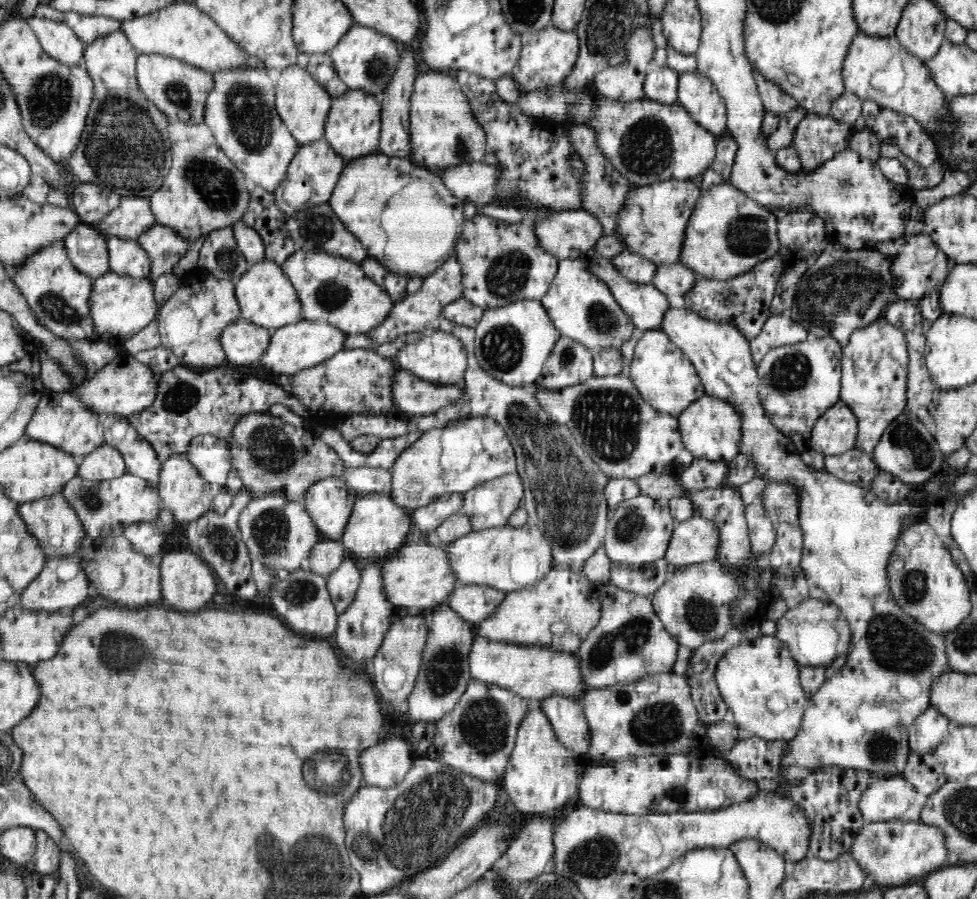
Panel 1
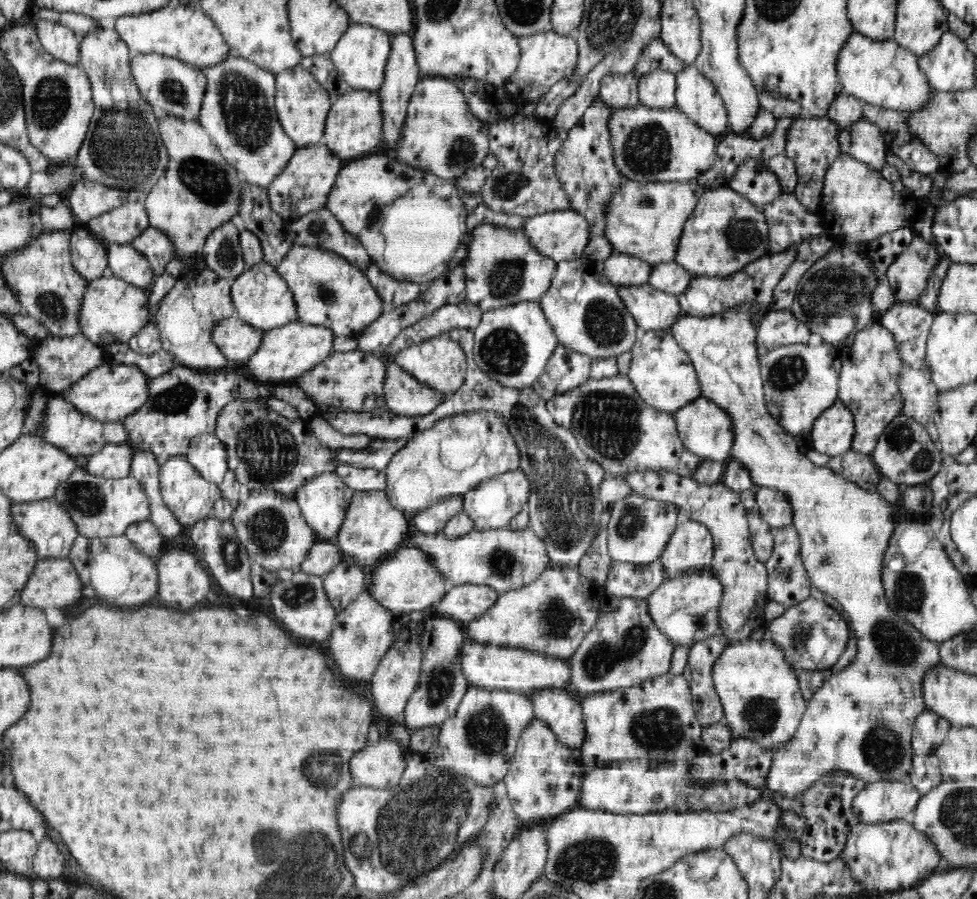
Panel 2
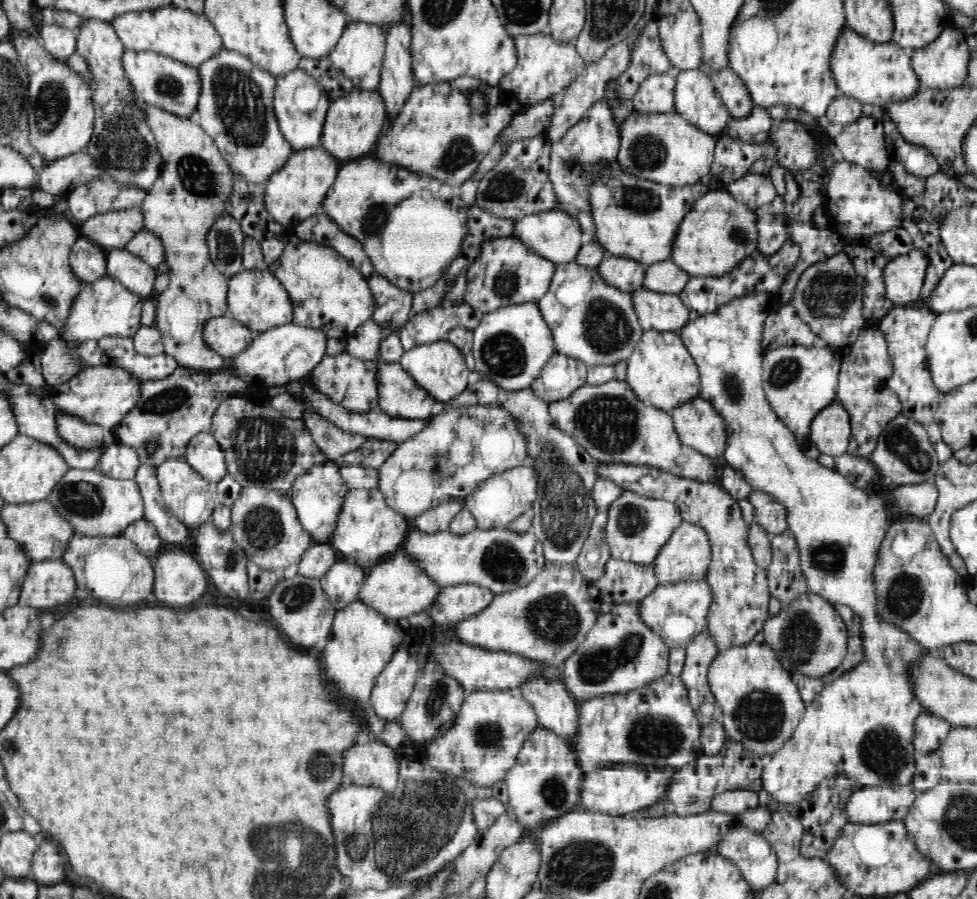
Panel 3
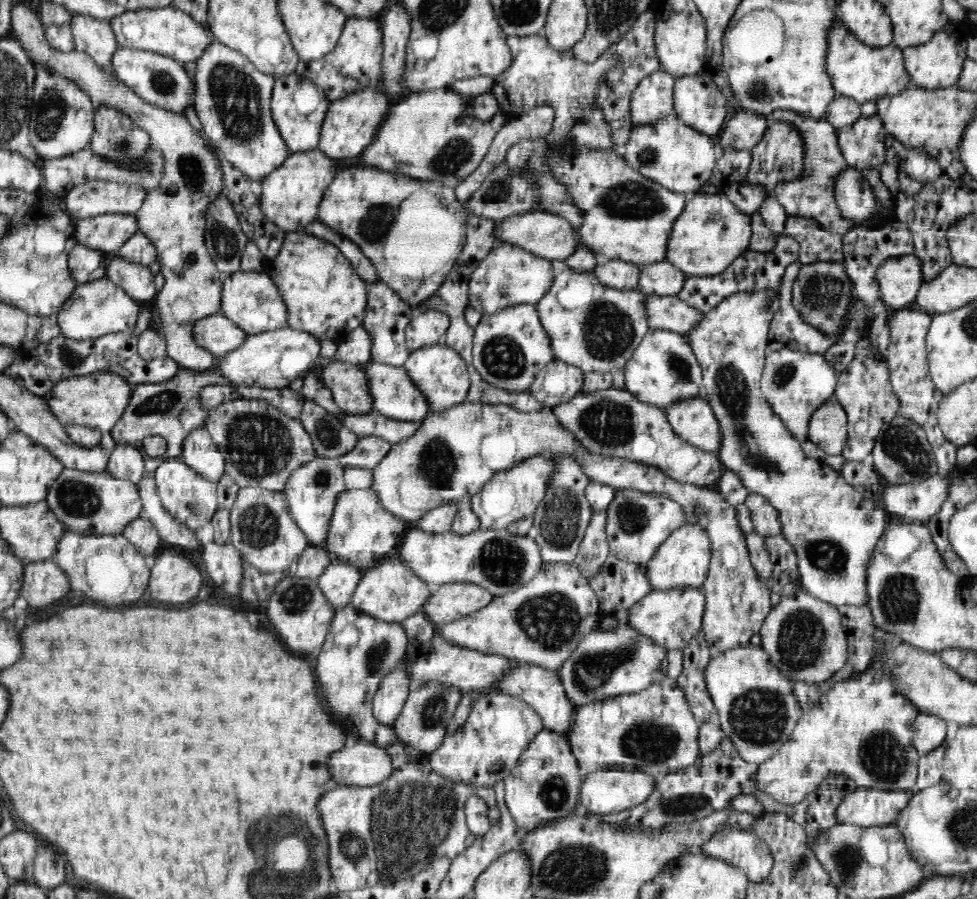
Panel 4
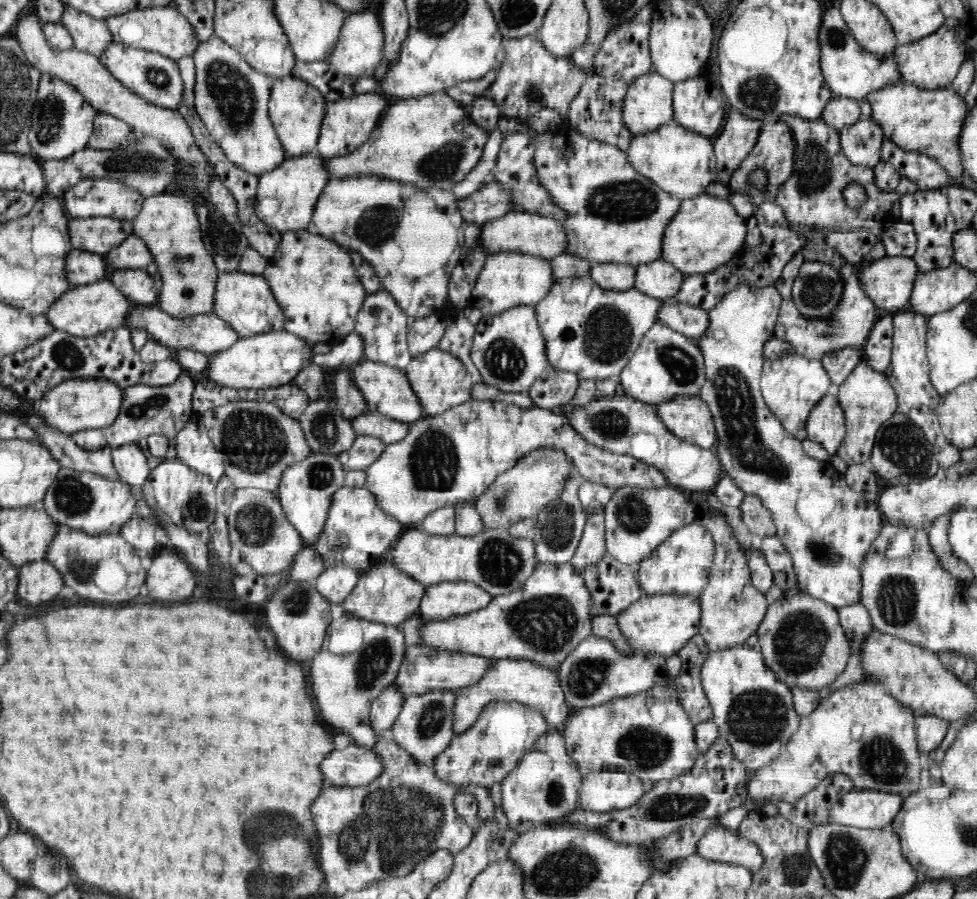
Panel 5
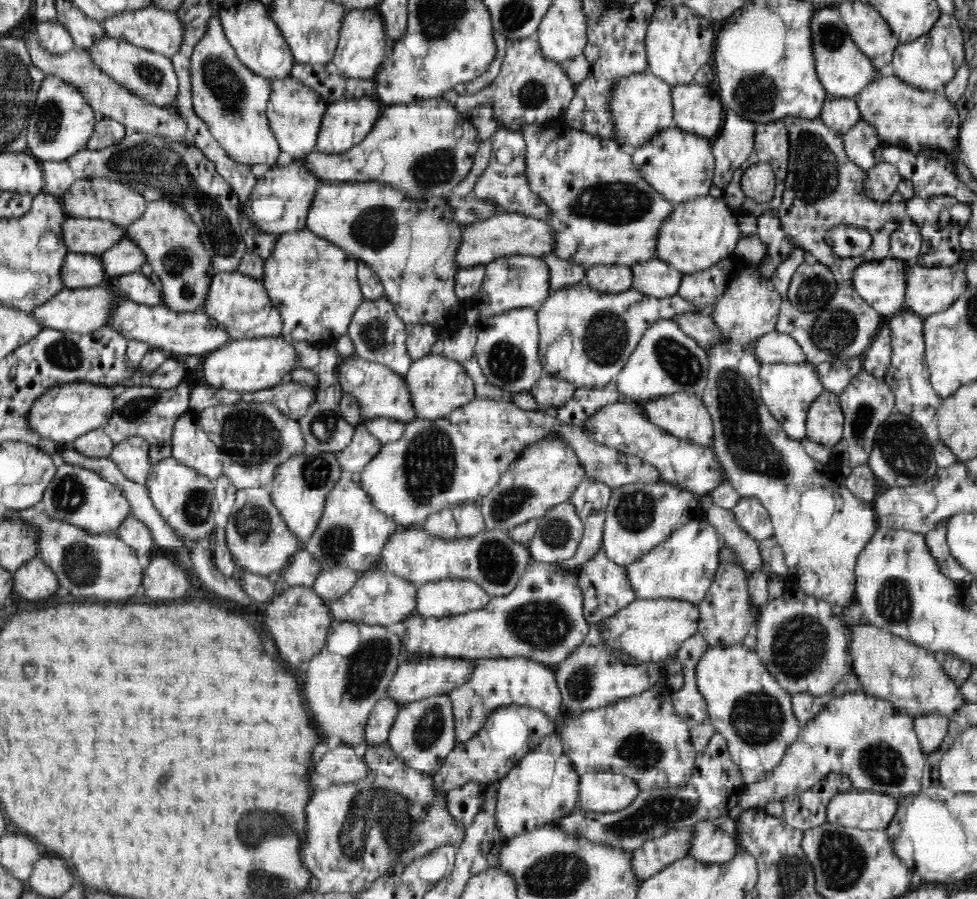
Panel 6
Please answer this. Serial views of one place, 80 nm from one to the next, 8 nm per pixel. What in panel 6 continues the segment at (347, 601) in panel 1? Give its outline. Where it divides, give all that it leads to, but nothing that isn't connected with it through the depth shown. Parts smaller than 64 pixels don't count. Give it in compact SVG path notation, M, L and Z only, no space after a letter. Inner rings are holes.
M335 566L325 571L320 571L313 584L313 591L324 602L334 601L344 596L360 577L355 570Z

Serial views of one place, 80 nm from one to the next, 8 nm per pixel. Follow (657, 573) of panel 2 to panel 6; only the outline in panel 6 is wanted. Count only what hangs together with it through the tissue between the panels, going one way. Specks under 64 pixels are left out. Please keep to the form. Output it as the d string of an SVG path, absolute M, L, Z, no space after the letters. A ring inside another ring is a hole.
M598 550L588 562L574 568L573 572L584 596L582 612L590 624L616 614L637 599L636 593L629 586L626 566L612 562L603 550Z

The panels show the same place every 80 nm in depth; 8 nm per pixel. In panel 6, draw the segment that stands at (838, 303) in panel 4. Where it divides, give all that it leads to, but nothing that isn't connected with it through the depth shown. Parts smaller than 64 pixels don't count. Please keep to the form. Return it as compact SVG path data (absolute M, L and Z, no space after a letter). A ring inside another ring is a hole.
M811 258L793 274L788 288L788 298L800 312L814 312L836 292L836 279L828 266Z

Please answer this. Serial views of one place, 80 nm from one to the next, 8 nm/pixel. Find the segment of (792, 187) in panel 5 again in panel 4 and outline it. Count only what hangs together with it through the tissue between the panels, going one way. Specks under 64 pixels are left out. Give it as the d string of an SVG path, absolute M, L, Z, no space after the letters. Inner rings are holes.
M774 111L776 122L782 121L790 123L797 128L800 138L804 139L804 164L801 165L800 176L796 180L782 181L777 184L774 190L774 198L785 208L787 215L796 215L796 218L814 218L816 224L822 230L828 232L847 233L860 226L869 226L872 229L885 229L884 224L892 222L895 225L896 213L894 213L895 195L888 186L882 183L878 168L862 170L860 175L868 180L872 185L872 194L876 195L876 203L882 207L878 212L876 220L856 221L848 220L842 215L836 206L835 199L835 180L847 170L849 164L843 157L837 141L837 130L832 127L824 118L814 119L808 116L801 116L794 111ZM892 209L892 216L887 216L887 212Z

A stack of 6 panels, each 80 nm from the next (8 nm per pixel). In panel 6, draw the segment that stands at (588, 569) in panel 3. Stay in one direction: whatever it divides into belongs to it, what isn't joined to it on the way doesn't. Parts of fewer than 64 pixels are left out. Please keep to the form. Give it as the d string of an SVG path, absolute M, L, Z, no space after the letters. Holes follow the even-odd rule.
M595 511L587 519L585 524L585 538L580 541L575 555L568 560L556 560L556 565L567 569L574 569L588 562L598 550L602 549L603 528L605 524L605 511Z

